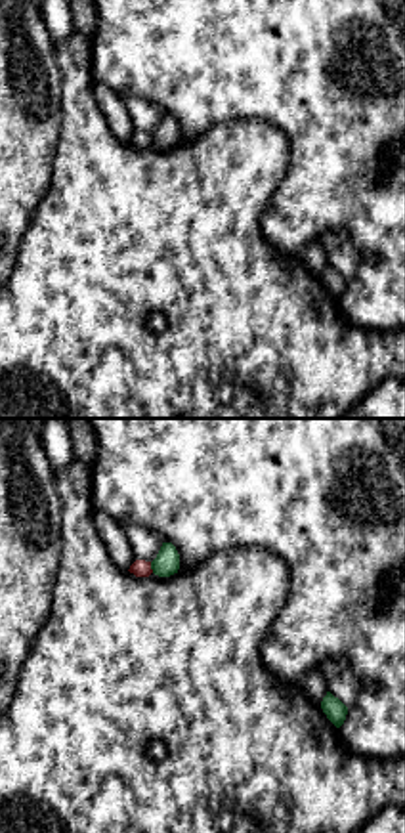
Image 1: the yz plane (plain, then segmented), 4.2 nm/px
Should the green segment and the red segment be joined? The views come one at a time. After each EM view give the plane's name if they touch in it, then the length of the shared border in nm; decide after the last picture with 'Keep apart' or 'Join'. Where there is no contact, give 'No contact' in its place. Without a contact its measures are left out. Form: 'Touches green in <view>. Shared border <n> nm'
Touches green in yz. Shared border 50 nm

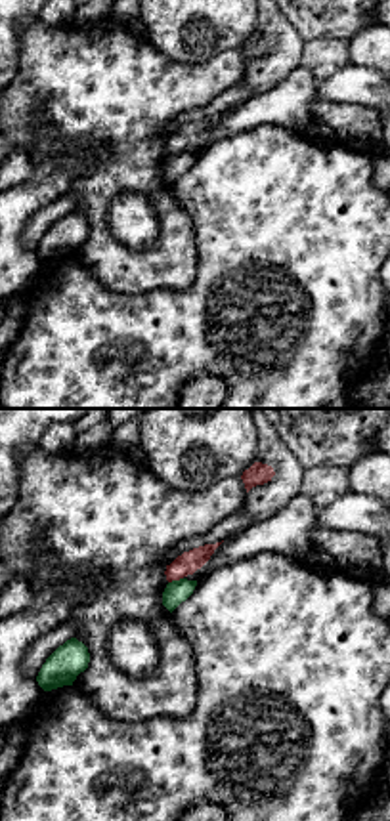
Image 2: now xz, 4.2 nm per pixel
Touches green in xz. Shared border 70 nm

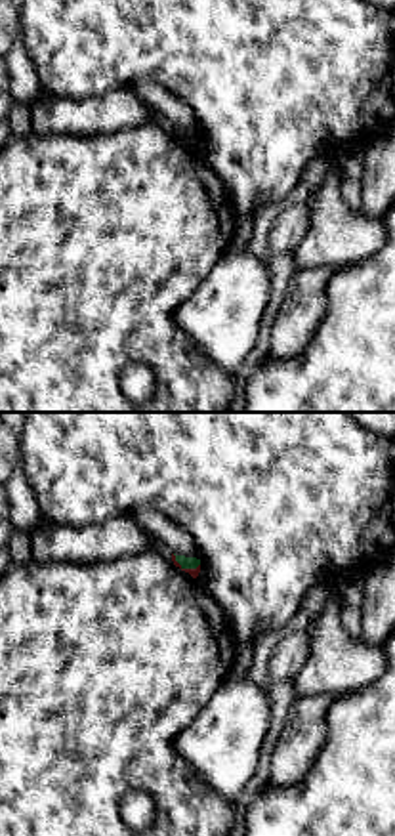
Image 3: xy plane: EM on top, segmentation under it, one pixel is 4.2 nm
Touches green in xy. Shared border 130 nm

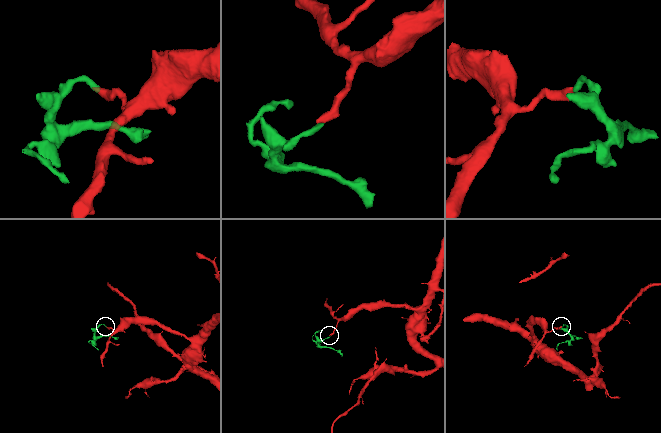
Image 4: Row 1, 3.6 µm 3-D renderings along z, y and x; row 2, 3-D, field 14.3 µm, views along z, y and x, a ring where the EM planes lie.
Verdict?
Keep apart

